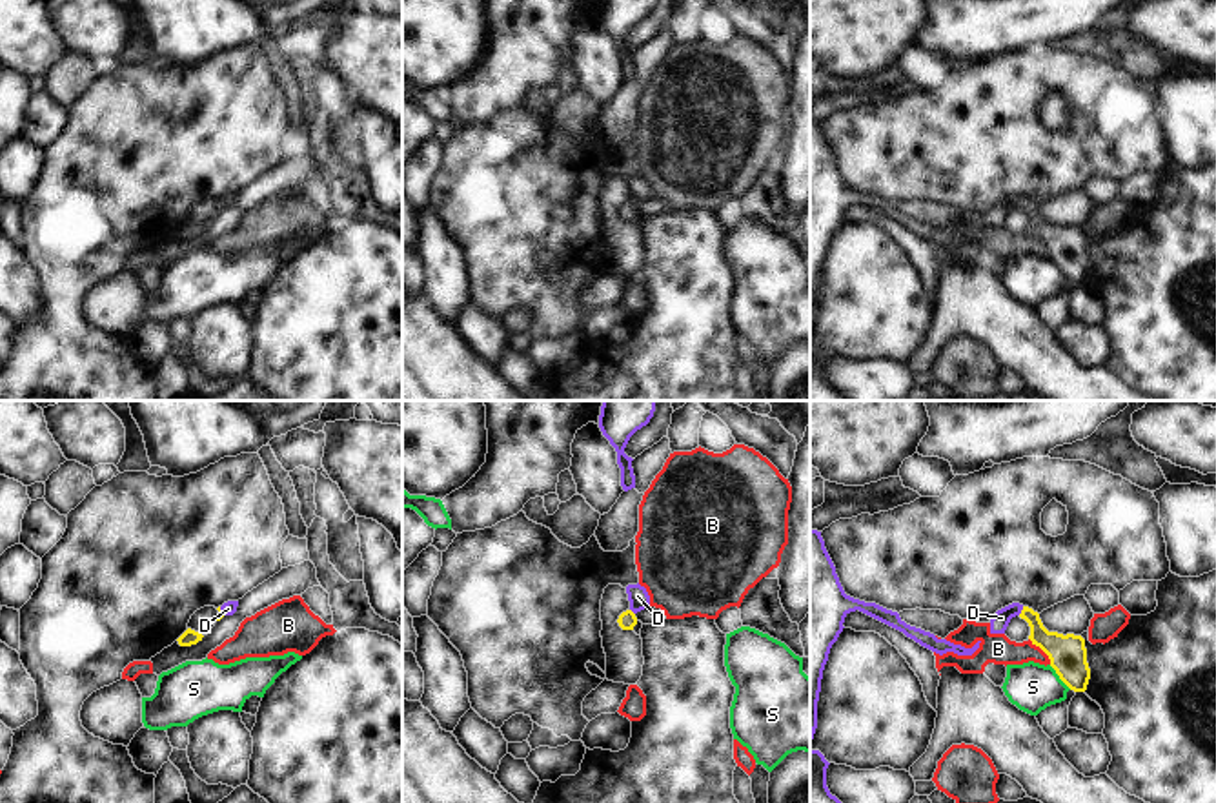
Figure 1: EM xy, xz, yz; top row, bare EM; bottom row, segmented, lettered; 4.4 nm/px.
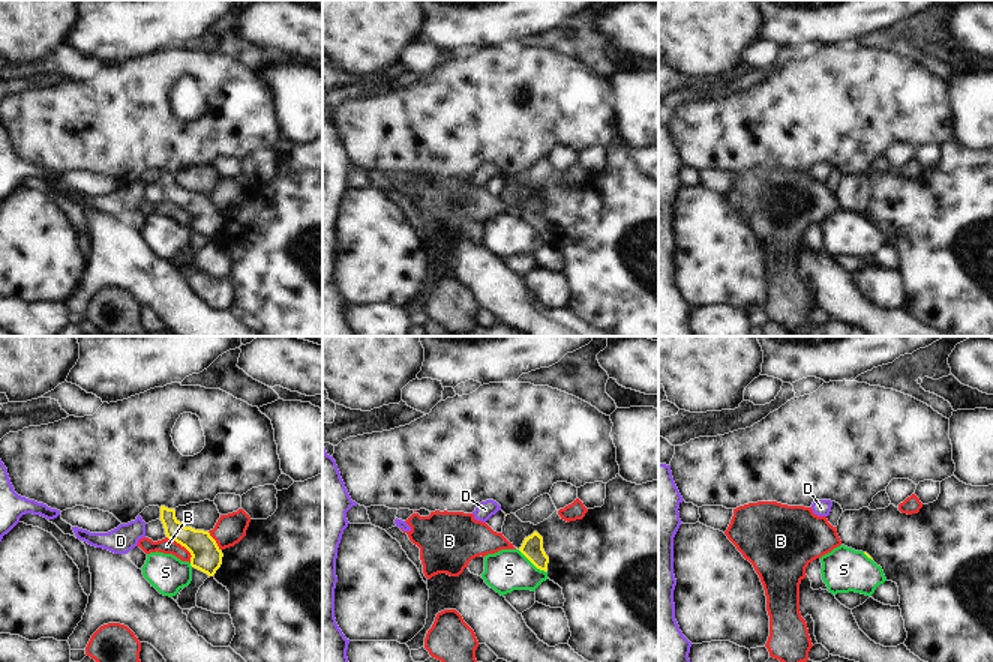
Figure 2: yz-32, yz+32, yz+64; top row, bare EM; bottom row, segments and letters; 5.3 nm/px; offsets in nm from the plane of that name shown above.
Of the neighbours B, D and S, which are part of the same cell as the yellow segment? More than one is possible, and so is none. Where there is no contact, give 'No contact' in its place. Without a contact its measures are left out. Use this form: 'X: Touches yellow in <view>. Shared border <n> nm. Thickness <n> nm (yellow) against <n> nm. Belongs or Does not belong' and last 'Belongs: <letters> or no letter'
B: Touches yellow in yz. Shared border 160 nm. Thickness 170 nm (yellow) against 140 nm. Does not belong
D: Touches yellow in yz. Shared border 50 nm. Thickness 140 nm (yellow) against 80 nm. Belongs
S: Touches yellow in yz. Shared border 150 nm. Thickness 170 nm (yellow) against 220 nm. Does not belong
Belongs: D.

